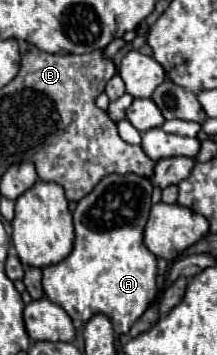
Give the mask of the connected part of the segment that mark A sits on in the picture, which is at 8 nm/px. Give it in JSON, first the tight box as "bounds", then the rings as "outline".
{"bounds":[43,173,157,338],"outline":[[[135,173],[105,175],[93,187],[93,191],[77,203],[73,211],[73,223],[75,223],[73,251],[61,263],[43,269],[43,289],[47,299],[61,305],[71,319],[89,321],[97,313],[107,315],[113,323],[116,338],[129,333],[131,325],[147,311],[147,307],[157,295],[157,257],[143,243],[143,229],[153,205],[151,191],[153,183],[149,177],[141,177]]]}

